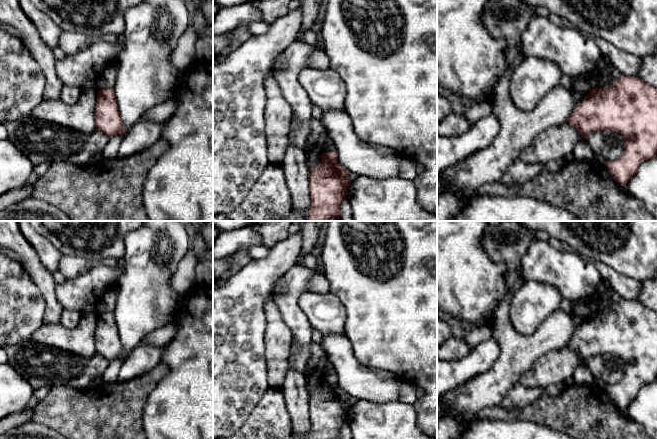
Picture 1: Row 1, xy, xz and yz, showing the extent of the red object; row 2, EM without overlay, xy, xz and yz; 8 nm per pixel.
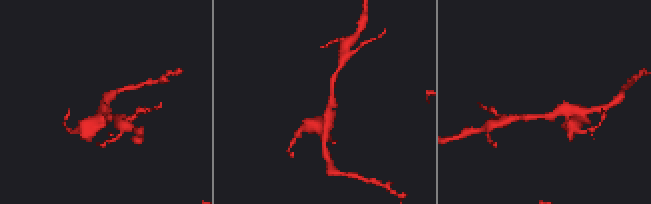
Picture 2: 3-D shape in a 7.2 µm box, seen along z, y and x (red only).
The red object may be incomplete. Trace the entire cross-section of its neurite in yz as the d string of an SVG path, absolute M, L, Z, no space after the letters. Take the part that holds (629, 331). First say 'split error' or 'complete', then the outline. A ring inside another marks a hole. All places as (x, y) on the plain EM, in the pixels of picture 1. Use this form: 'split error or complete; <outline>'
complete; M620 298L613 309L606 312L597 310L587 318L565 346L581 356L582 363L587 363L592 356L606 354L618 356L624 361L623 378L604 388L614 404L624 410L643 385L657 379L657 312L639 301Z

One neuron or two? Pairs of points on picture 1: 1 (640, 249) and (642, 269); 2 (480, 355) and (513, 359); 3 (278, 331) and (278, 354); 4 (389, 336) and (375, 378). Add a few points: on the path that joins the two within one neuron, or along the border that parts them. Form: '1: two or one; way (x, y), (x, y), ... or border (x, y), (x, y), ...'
1: one; way (641, 254), (642, 264)
2: two; border (492, 337), (499, 347), (499, 356), (481, 373)
3: one; way (278, 337), (278, 348)
4: two; border (357, 358), (367, 366), (384, 369), (400, 378)

